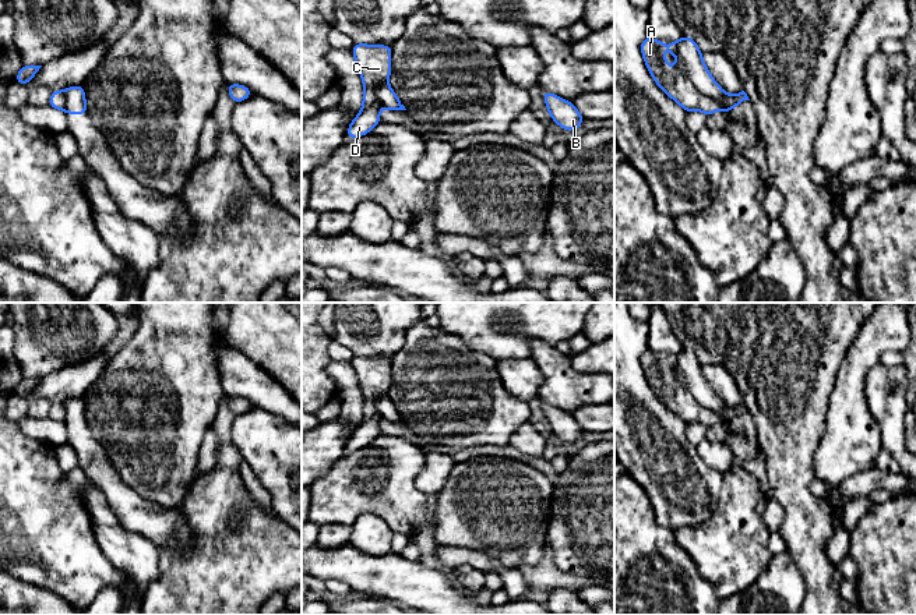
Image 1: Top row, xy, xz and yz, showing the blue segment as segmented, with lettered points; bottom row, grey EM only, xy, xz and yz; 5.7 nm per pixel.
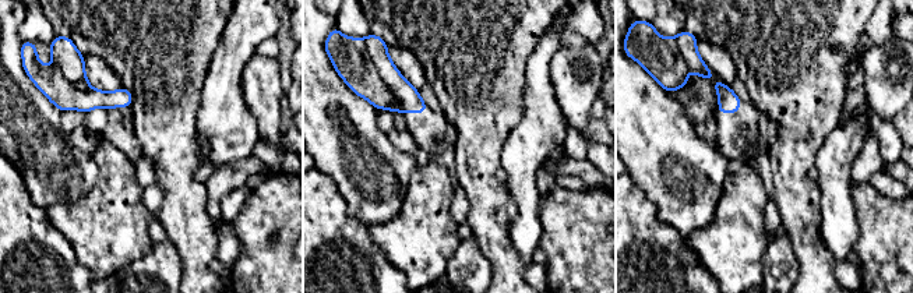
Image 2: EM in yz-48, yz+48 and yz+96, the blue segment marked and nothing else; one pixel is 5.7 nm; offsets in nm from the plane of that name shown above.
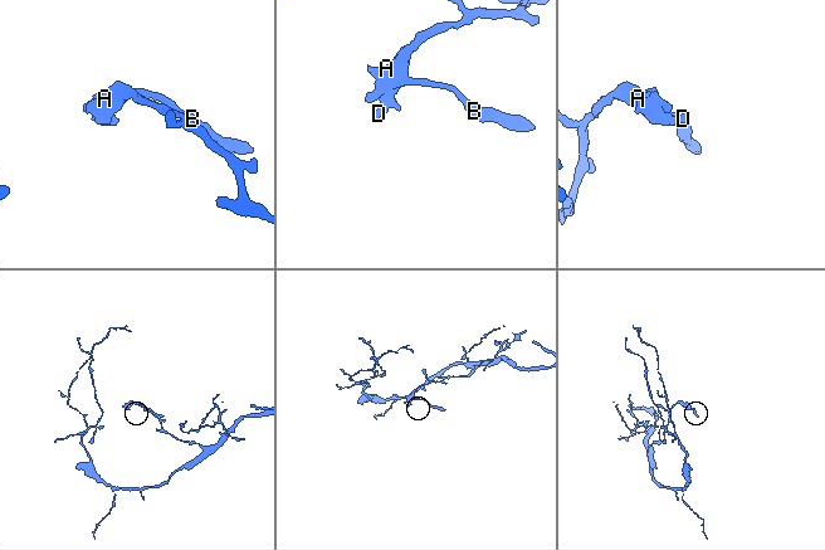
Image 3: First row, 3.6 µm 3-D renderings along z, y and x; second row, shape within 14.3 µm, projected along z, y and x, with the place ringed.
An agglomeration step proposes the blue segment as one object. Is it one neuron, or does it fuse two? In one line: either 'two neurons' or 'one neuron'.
two neurons

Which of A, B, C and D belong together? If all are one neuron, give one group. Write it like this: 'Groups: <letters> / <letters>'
Groups: A C D / B

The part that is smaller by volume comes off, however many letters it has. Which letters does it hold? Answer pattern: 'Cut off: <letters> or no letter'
Cut off: B

